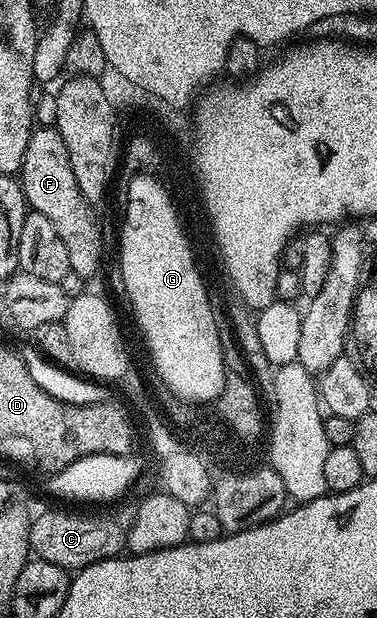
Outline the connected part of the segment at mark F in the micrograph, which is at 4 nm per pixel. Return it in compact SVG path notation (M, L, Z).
M53 125L35 126L28 137L28 149L24 149L24 161L20 172L22 192L30 211L44 213L56 228L64 250L68 252L68 265L81 279L90 281L102 267L102 231L98 228L95 208L86 202L76 185L76 173L72 173L72 161L60 137L58 128Z

